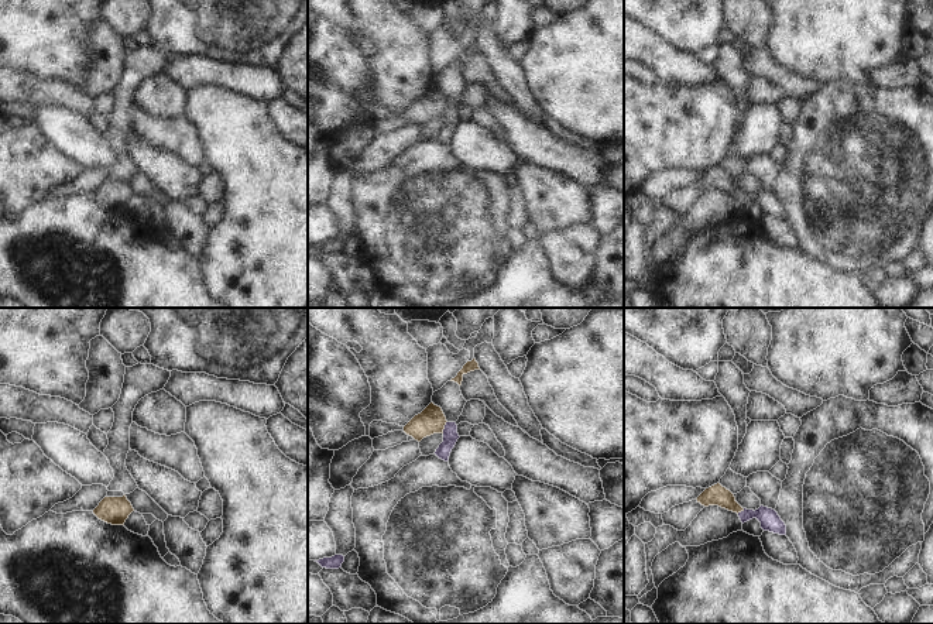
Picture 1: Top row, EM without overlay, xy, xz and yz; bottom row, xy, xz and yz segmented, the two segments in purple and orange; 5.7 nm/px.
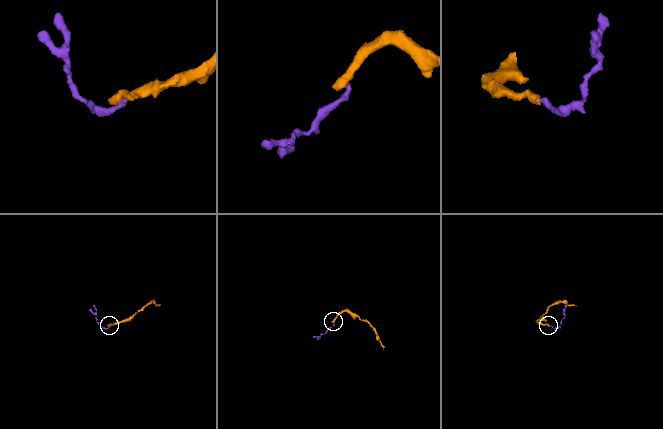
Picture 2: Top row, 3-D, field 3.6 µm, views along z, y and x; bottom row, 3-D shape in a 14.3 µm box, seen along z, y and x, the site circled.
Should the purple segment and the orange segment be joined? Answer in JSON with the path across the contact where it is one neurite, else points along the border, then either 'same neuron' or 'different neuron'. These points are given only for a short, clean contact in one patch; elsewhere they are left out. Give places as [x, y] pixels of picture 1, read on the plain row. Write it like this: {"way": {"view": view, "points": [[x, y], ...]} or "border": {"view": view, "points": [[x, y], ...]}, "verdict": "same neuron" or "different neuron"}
{"border": {"view": "xz", "points": [[446, 105], [442, 116]]}, "verdict": "different neuron"}

